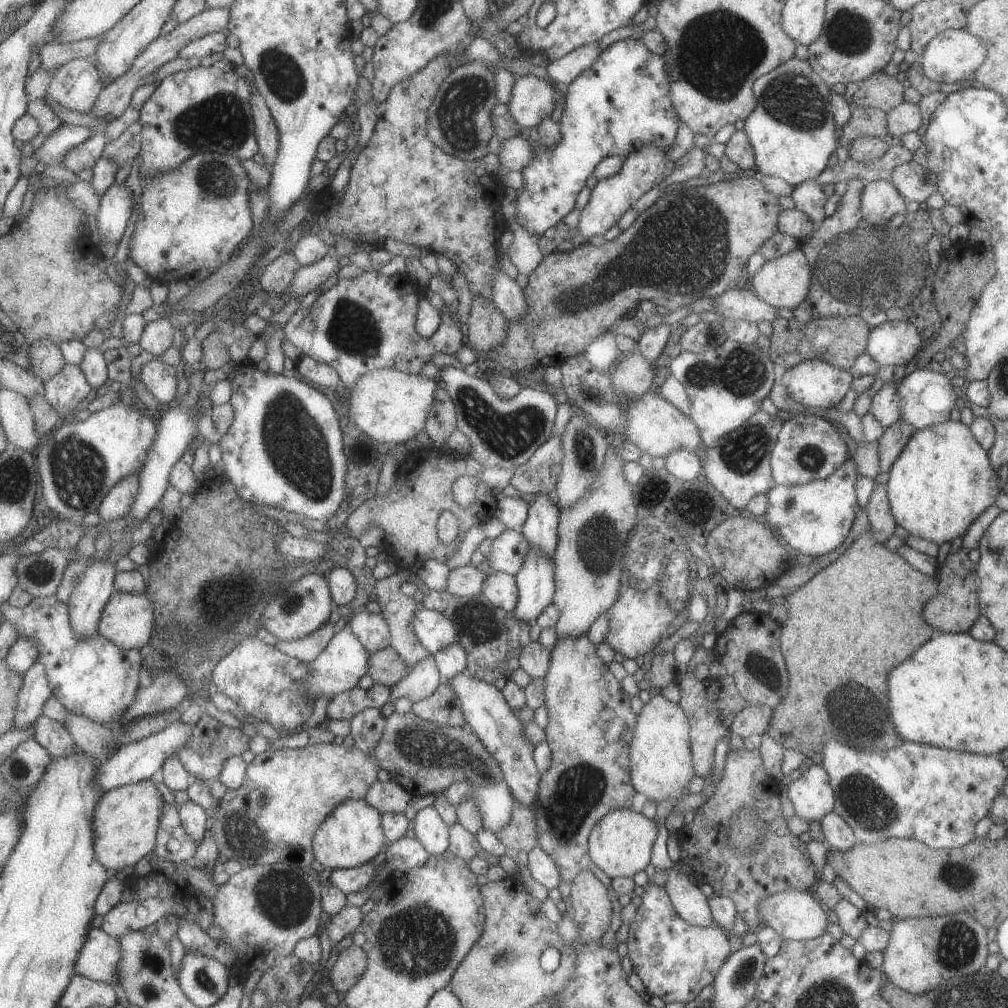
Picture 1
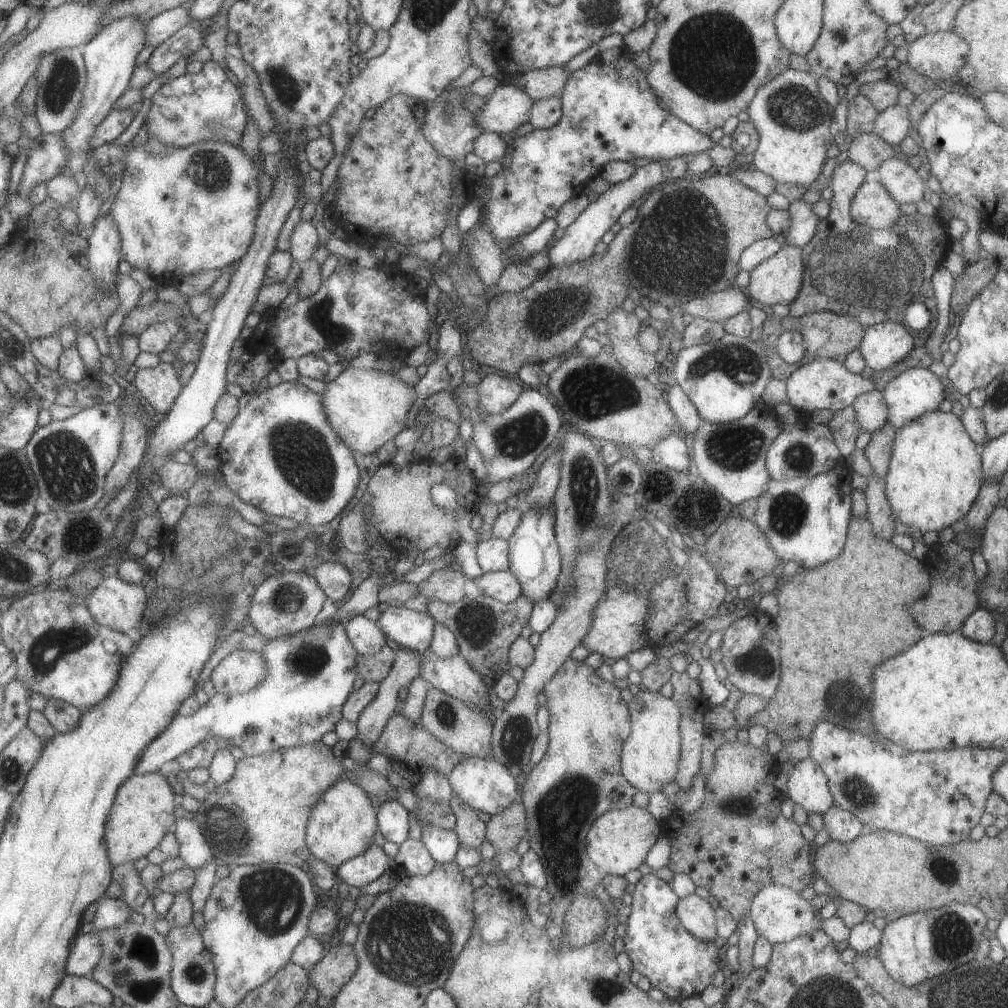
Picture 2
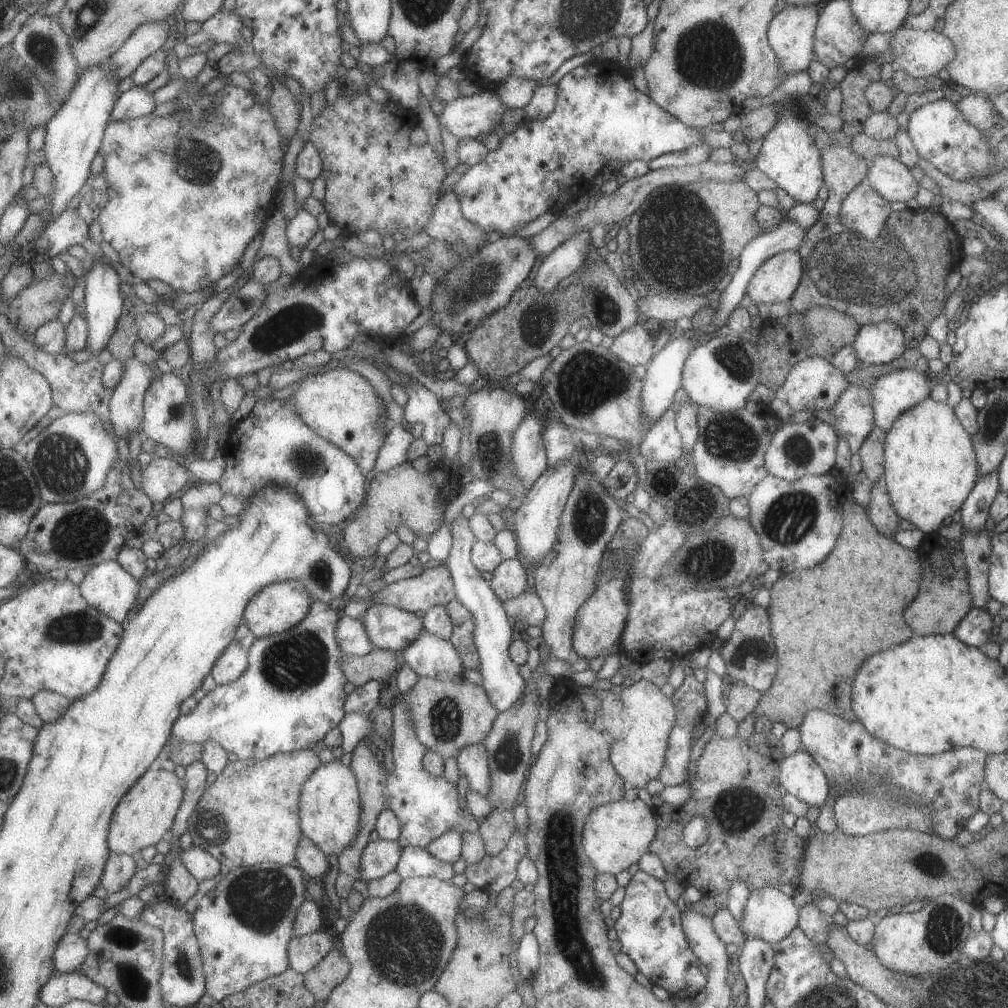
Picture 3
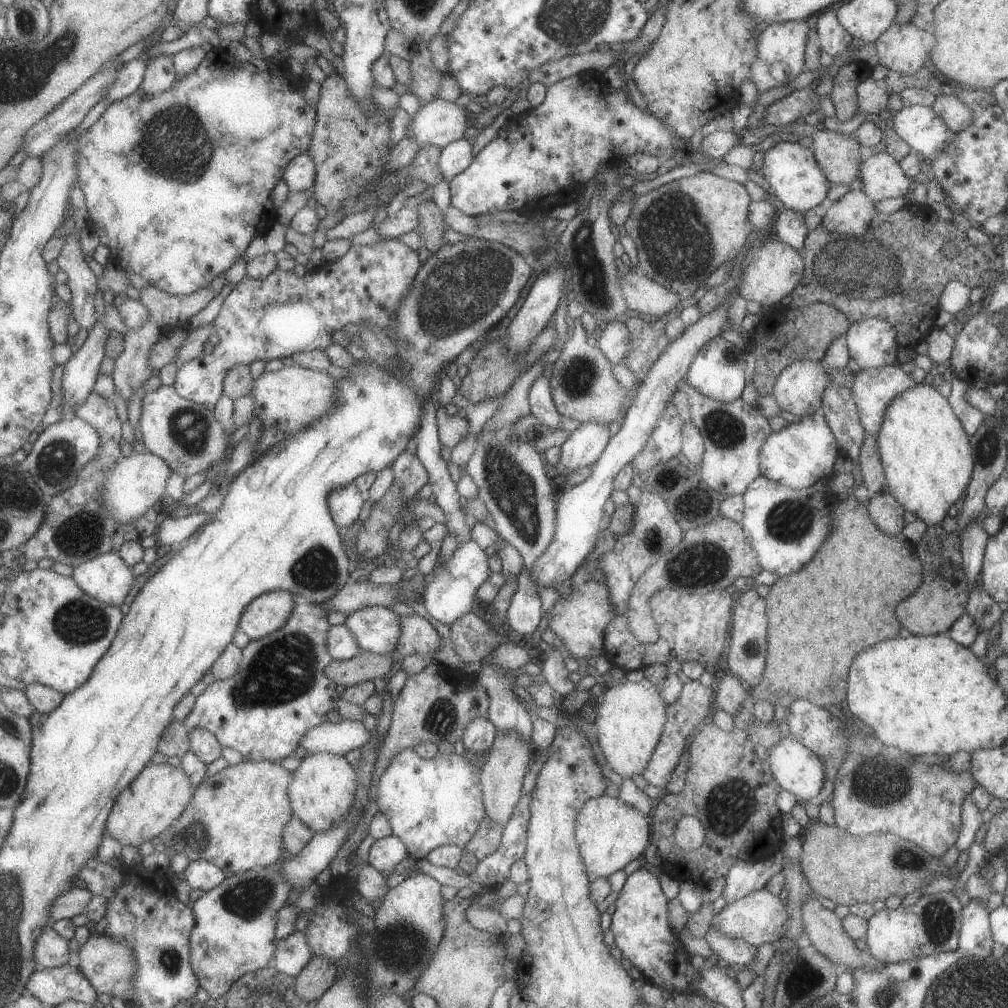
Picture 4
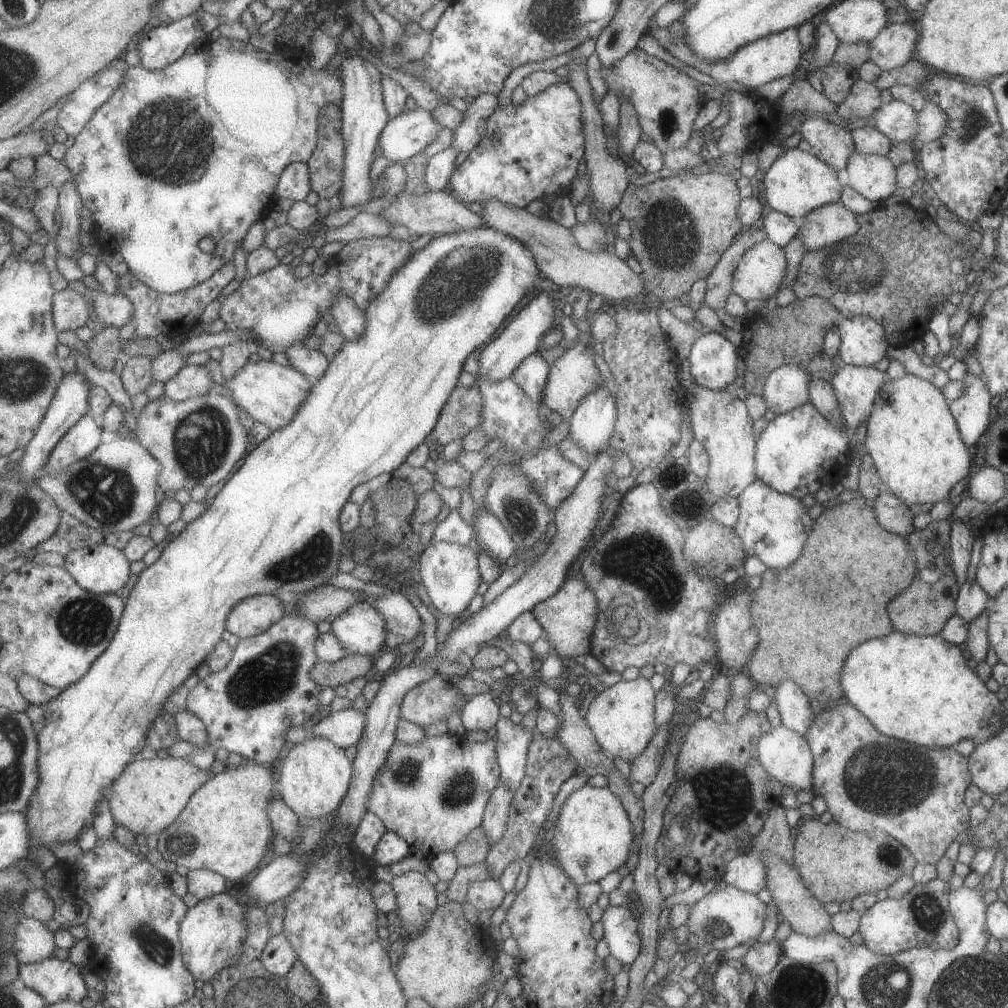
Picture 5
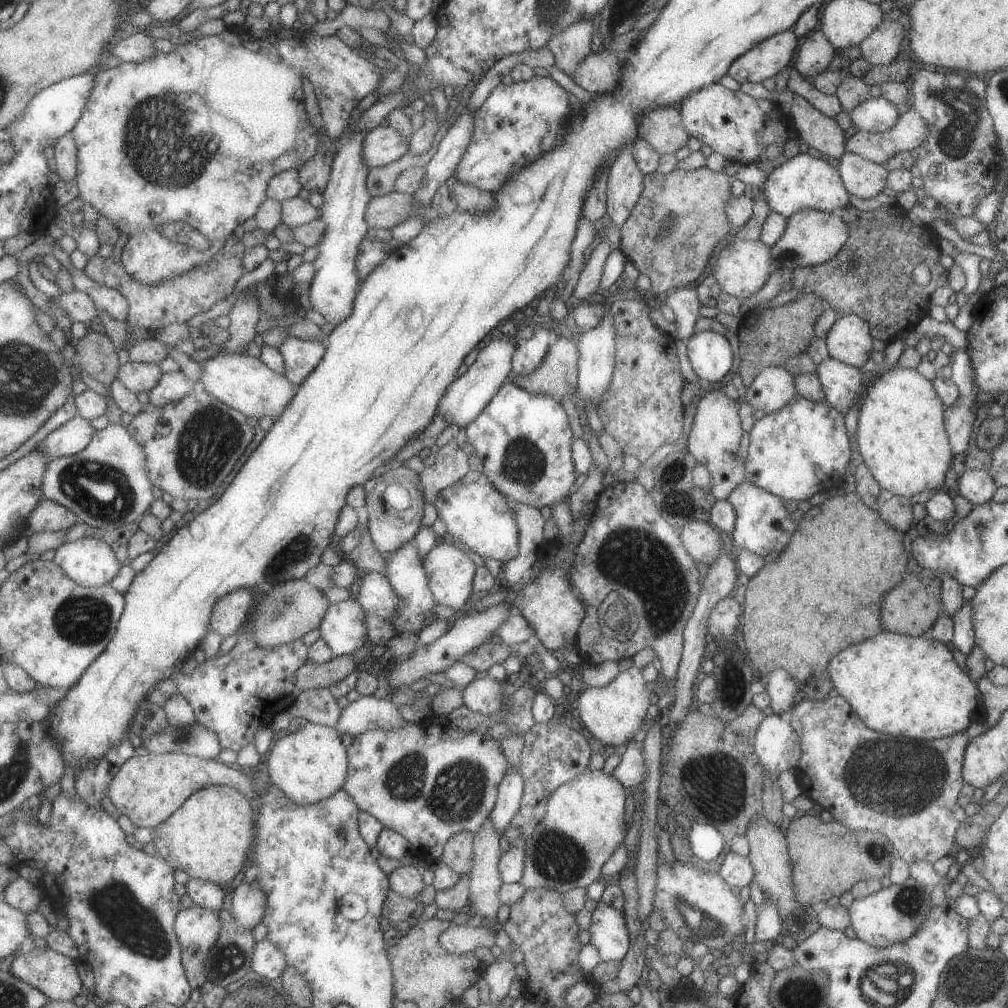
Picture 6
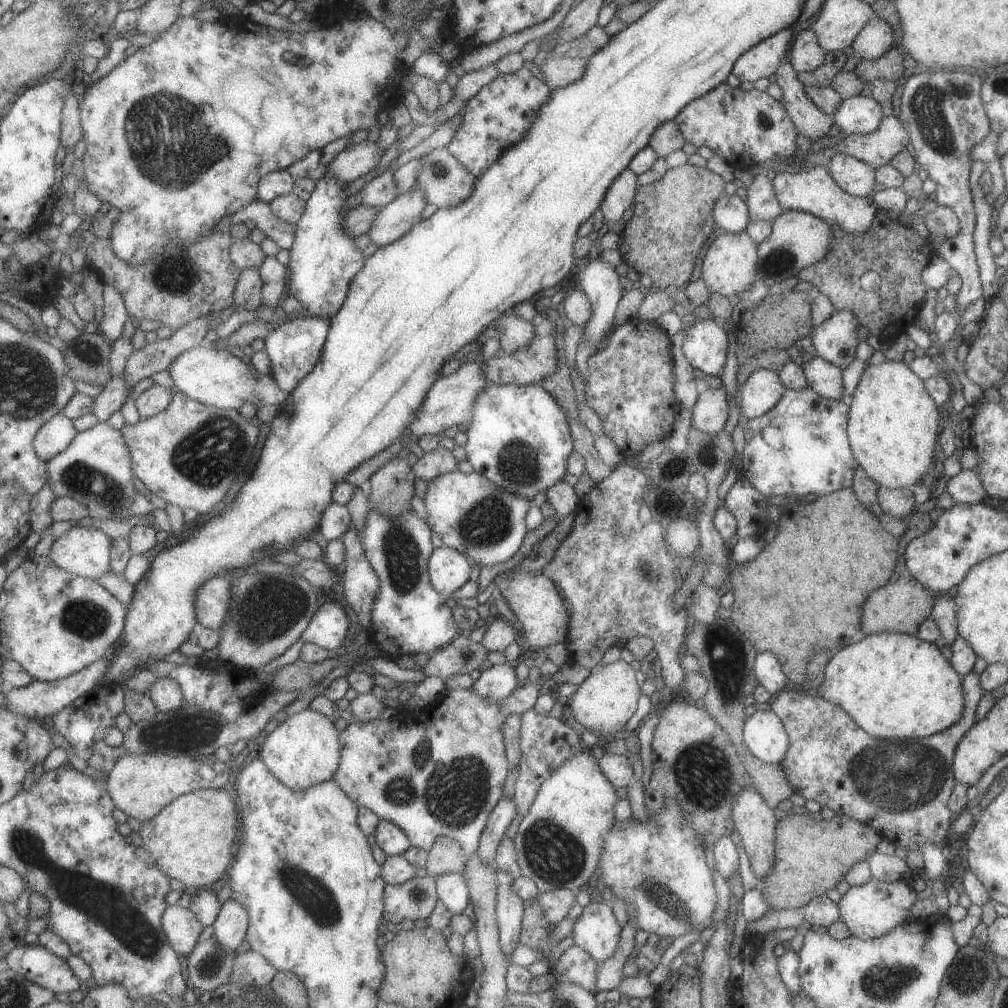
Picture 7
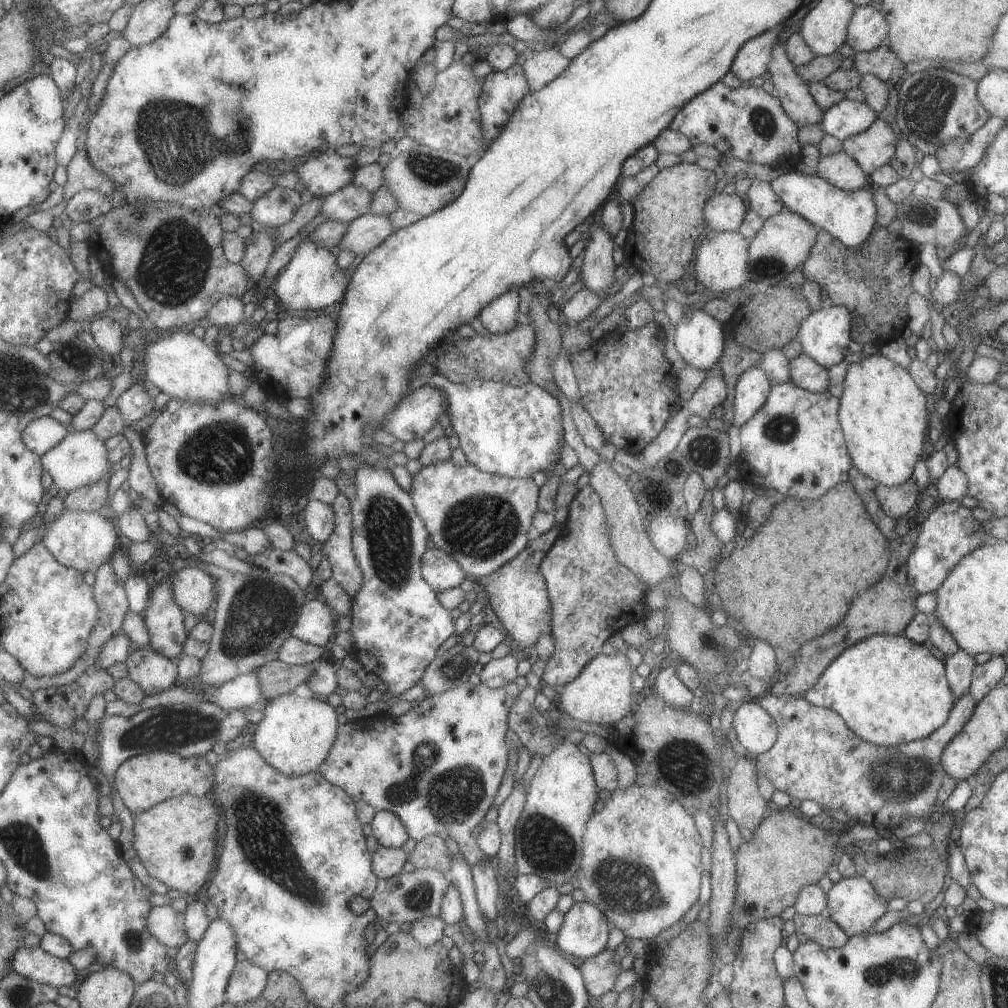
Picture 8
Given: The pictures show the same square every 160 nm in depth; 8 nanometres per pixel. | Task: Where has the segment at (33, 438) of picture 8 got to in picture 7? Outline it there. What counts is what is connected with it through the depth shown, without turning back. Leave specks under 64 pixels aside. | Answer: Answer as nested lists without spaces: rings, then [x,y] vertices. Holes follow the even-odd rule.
[[[63,413],[57,414],[52,420],[45,422],[37,432],[34,441],[37,455],[41,460],[49,463],[49,460],[53,460],[57,454],[61,454],[71,446],[77,434],[79,432],[75,428],[75,422]]]

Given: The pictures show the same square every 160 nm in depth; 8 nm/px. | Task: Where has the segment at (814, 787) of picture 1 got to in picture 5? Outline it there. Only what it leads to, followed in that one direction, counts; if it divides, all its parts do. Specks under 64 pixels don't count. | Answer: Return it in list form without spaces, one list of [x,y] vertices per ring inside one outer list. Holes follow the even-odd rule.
[[[773,726],[769,732],[761,734],[757,742],[757,758],[763,769],[782,786],[791,786],[795,790],[810,790],[811,786],[811,752],[803,735],[784,728]]]

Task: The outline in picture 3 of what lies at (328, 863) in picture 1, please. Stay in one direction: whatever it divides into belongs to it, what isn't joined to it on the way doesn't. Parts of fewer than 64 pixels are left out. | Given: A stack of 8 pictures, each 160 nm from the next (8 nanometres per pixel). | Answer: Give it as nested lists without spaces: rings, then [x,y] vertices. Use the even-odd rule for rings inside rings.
[[[333,759],[317,769],[301,793],[301,828],[326,854],[337,856],[356,842],[362,827],[362,796],[360,783],[351,766]]]

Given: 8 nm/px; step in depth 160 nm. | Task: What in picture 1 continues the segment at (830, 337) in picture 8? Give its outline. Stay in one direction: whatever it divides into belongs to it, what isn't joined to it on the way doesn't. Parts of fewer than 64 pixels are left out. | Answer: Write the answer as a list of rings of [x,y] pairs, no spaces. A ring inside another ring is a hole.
[[[888,321],[870,328],[864,353],[881,368],[908,364],[926,342],[909,321]]]

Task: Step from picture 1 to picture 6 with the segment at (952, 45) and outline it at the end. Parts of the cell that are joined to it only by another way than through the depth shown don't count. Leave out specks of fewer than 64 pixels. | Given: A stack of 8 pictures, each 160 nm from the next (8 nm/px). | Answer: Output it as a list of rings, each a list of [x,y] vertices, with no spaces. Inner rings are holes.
[[[884,19],[865,36],[858,45],[860,56],[870,65],[889,64],[899,55],[901,40],[906,38],[903,28],[897,22]]]

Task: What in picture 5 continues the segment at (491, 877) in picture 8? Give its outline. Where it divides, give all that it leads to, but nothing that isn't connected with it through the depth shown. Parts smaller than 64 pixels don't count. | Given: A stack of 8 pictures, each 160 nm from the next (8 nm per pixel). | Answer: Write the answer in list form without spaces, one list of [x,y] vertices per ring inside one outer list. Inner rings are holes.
[[[500,715],[491,736],[495,744],[499,779],[505,782],[511,794],[515,794],[524,776],[527,746],[533,734],[527,728],[513,724],[509,718]]]

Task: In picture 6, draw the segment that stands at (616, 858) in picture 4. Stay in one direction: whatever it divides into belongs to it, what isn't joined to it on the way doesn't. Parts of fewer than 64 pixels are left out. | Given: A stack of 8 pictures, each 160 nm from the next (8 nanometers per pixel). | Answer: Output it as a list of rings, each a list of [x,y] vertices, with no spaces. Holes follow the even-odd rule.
[[[583,770],[573,780],[559,784],[545,802],[545,816],[535,824],[533,832],[525,838],[524,866],[518,881],[525,889],[543,888],[561,894],[575,889],[585,889],[601,879],[601,866],[624,841],[625,827],[625,790],[610,774],[601,770]]]

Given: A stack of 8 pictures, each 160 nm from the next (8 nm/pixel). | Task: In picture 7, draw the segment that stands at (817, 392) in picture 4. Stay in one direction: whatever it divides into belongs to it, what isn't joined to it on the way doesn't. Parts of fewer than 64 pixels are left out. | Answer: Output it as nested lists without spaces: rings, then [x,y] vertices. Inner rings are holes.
[[[763,367],[755,370],[737,392],[741,416],[753,419],[765,414],[775,406],[783,390],[786,389],[775,372]]]

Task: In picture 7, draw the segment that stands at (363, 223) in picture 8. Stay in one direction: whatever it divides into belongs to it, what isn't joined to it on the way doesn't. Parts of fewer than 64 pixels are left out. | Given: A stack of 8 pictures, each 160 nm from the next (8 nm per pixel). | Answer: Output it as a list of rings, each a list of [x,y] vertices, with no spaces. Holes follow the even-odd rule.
[[[413,186],[407,193],[398,195],[392,202],[379,208],[367,232],[369,244],[383,247],[401,238],[422,220],[421,211],[425,205],[423,192]]]

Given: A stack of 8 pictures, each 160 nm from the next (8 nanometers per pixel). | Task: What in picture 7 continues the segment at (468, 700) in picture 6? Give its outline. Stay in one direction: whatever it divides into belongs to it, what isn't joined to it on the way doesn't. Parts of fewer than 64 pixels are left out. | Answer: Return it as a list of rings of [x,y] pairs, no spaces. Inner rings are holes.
[[[510,662],[493,664],[490,668],[481,672],[479,678],[473,682],[470,687],[471,692],[479,694],[481,698],[495,700],[495,702],[510,696],[518,682],[514,667],[515,665]]]

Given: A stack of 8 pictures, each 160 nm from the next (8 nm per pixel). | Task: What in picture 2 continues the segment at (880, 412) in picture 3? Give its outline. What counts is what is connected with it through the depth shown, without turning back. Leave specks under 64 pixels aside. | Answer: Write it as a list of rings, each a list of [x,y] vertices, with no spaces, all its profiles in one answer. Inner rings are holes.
[[[913,367],[898,374],[882,390],[888,410],[887,421],[896,429],[903,428],[908,422],[920,417],[923,413],[939,410],[939,403],[947,397],[939,377],[927,368]]]

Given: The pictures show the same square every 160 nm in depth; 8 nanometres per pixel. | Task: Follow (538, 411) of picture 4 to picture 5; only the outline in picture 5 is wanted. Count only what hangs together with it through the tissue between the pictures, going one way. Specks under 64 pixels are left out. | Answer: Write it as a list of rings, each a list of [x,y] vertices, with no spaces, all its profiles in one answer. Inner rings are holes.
[[[533,352],[519,362],[511,378],[523,390],[525,396],[542,405],[541,392],[547,382],[549,367],[548,362],[538,356],[537,352]]]

